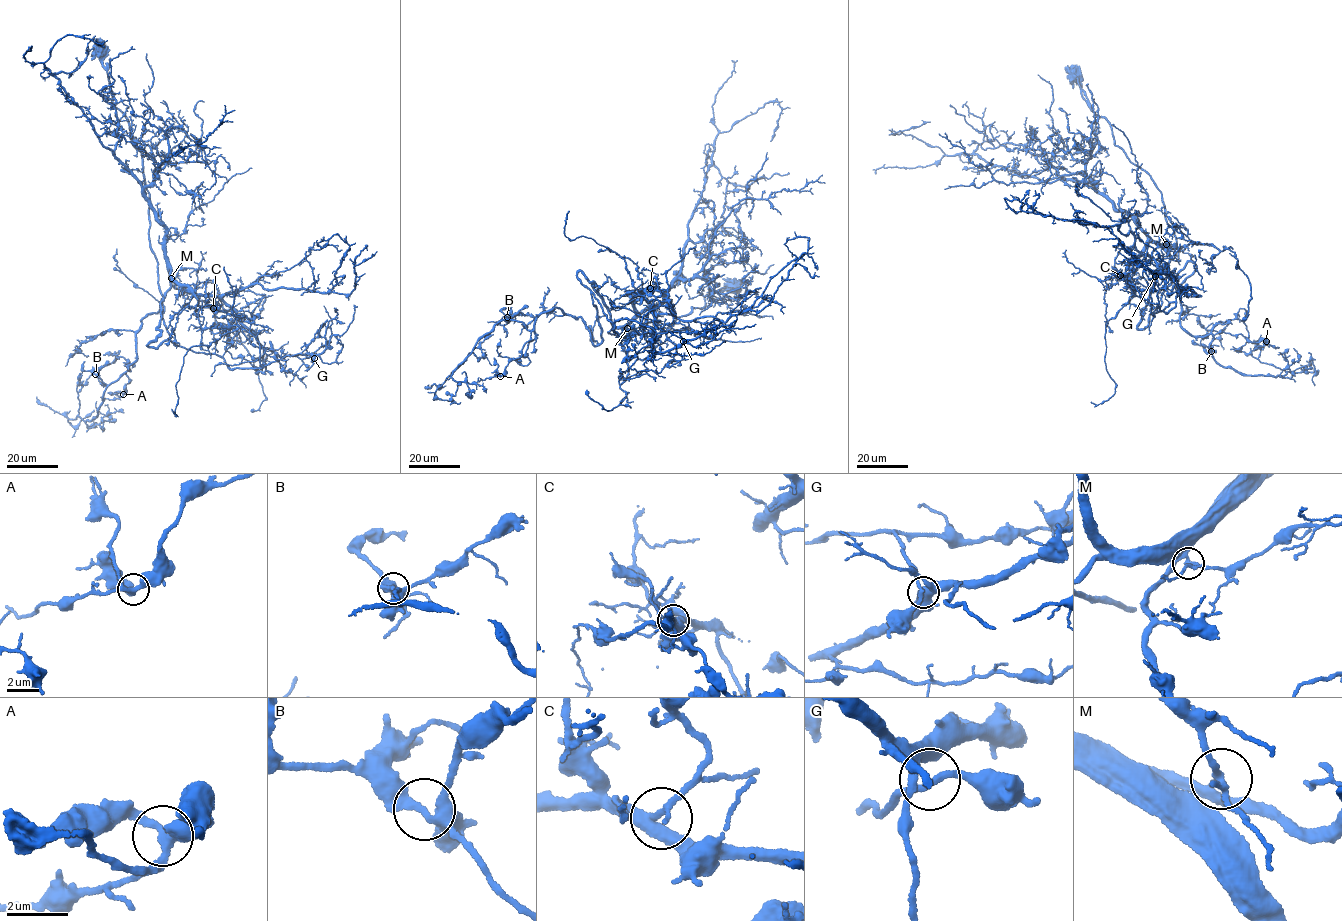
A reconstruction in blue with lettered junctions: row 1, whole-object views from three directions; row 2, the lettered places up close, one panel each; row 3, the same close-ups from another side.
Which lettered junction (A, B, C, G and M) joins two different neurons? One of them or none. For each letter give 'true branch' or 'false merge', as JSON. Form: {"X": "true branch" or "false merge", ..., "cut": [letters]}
{"A": "true branch", "B": "true branch", "C": "true branch", "G": "true branch", "M": "true branch", "cut": []}

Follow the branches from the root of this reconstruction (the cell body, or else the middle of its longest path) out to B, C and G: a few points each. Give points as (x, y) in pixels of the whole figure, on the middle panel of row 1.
B: (733, 286), (664, 331), (618, 336), (579, 271), (595, 345), (555, 307), (530, 330), (507, 317)
C: (733, 286), (707, 295), (703, 307), (691, 306), (664, 331), (608, 332), (633, 318), (640, 292), (650, 288)
G: (733, 286), (664, 331), (608, 332), (636, 315), (643, 295), (654, 314), (650, 345), (664, 352), (683, 341)

